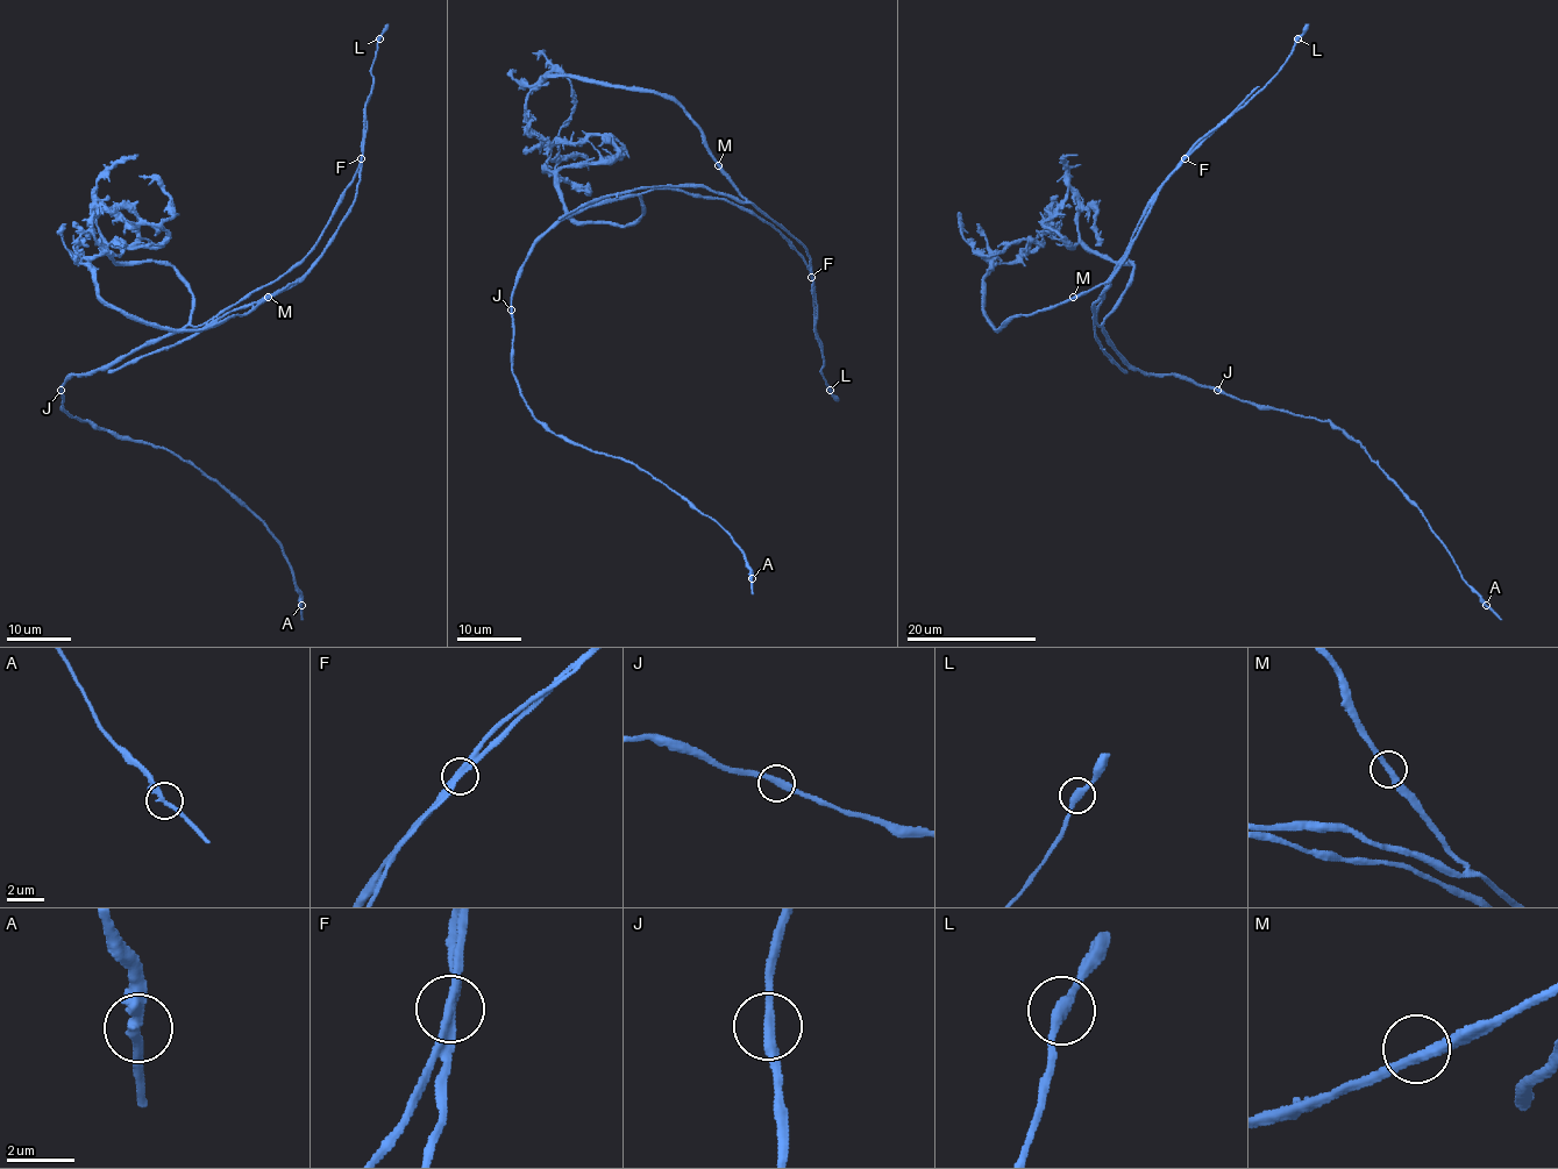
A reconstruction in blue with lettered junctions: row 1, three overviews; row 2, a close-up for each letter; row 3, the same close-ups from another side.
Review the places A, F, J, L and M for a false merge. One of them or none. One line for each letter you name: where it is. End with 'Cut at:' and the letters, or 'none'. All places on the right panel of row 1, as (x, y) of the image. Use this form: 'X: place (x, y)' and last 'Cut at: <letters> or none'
F: place (1185, 158)
Cut at: F

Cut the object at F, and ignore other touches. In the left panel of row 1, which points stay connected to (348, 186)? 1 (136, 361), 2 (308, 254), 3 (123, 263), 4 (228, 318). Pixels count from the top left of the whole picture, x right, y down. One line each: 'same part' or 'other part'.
1: other part
2: same part
3: same part
4: other part

